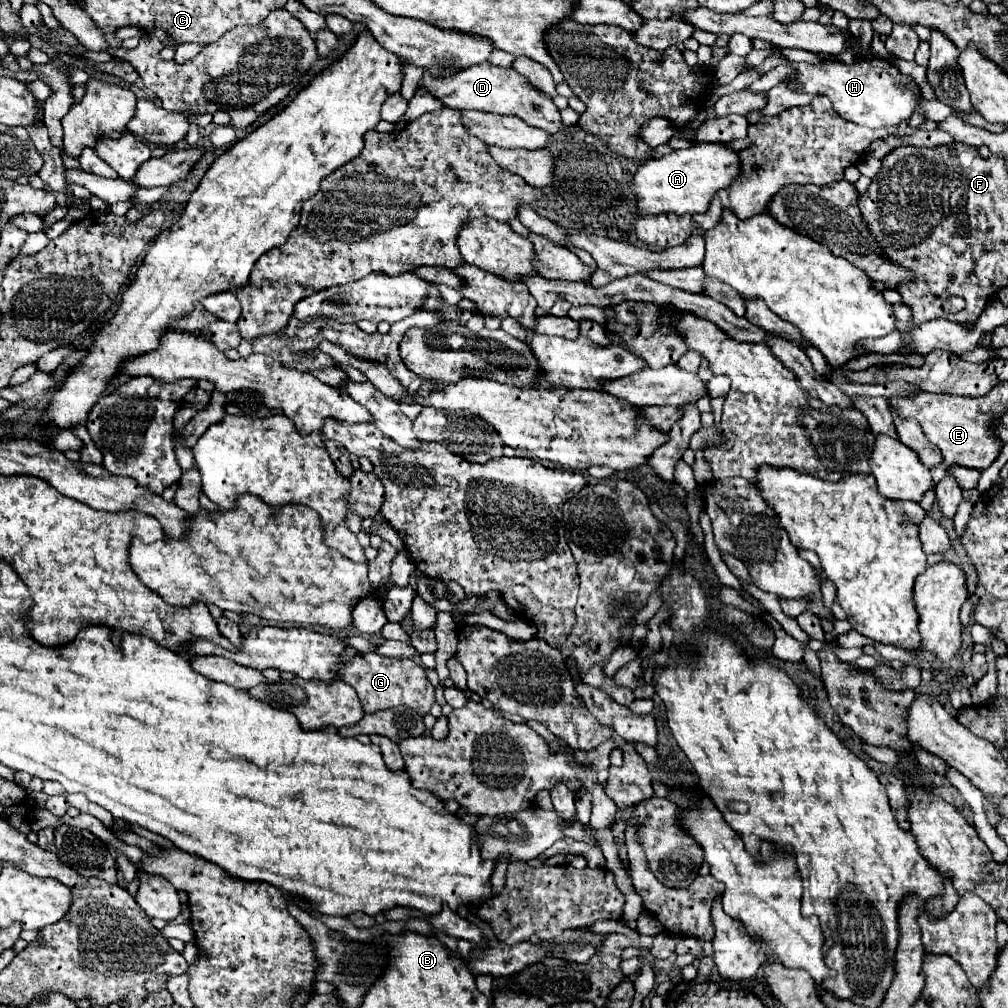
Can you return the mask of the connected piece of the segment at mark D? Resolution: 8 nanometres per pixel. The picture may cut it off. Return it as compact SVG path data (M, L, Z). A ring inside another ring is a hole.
M483 62L483 64L473 64L469 68L463 68L461 72L451 76L433 76L431 72L425 72L423 78L419 80L419 88L421 86L449 108L519 116L527 124L543 128L549 134L557 134L565 130L565 124L561 122L561 114L553 104L553 100L543 96L543 92L535 92L535 88L531 88L527 80L523 80L523 76L519 76L511 68L501 68L501 66Z

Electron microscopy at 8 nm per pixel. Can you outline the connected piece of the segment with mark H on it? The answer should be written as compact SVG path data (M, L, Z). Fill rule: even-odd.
M769 56L763 64L755 66L759 74L769 72L775 66L791 64L795 68L795 76L787 80L787 88L791 90L805 90L807 94L821 94L833 102L833 108L845 120L851 120L859 126L869 128L891 128L907 122L917 106L917 98L921 98L919 86L909 78L903 76L897 66L881 58L857 58L853 64L843 64L837 58L823 56L821 64L803 64L803 62L789 62L783 56Z

